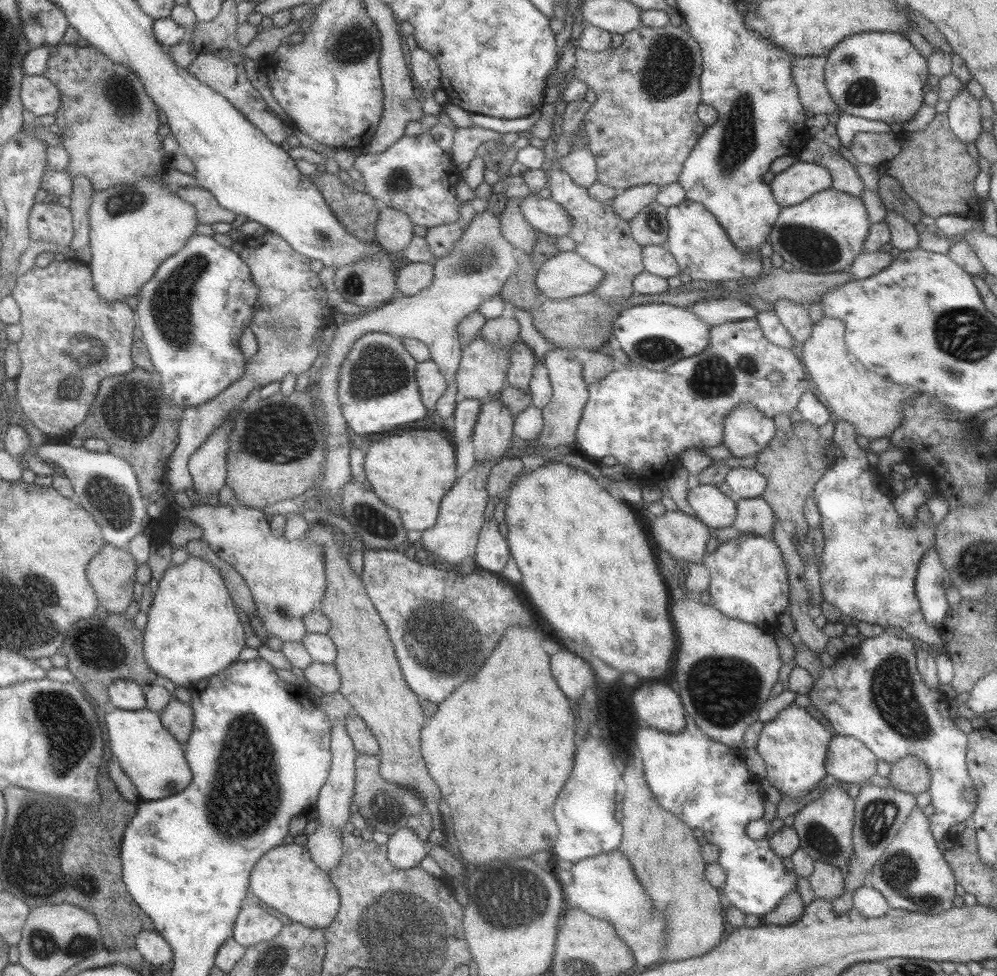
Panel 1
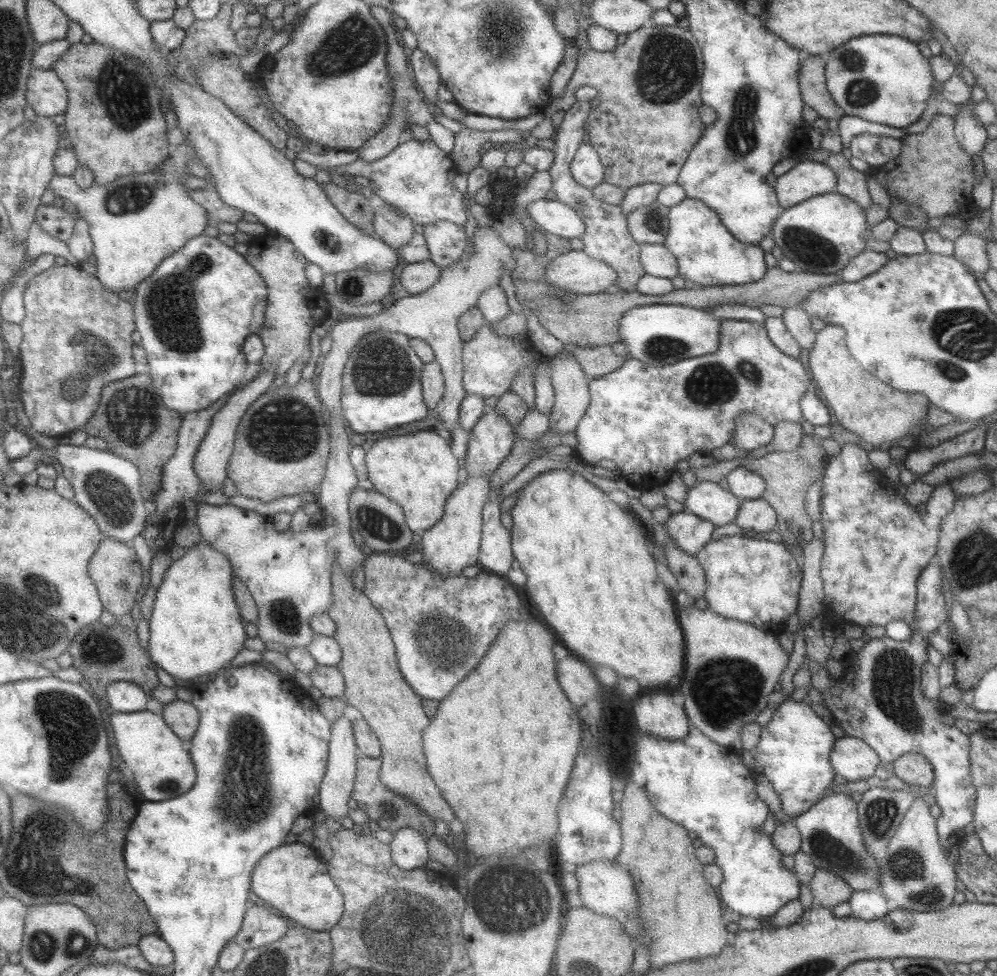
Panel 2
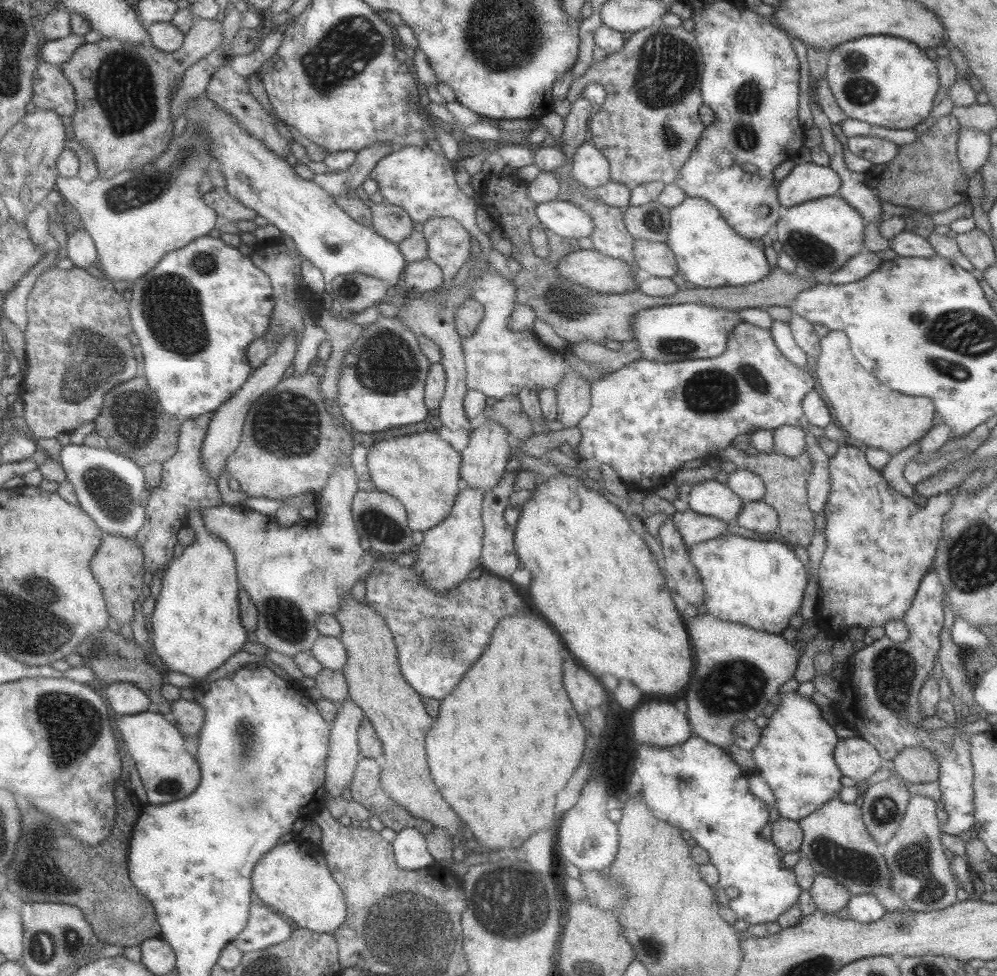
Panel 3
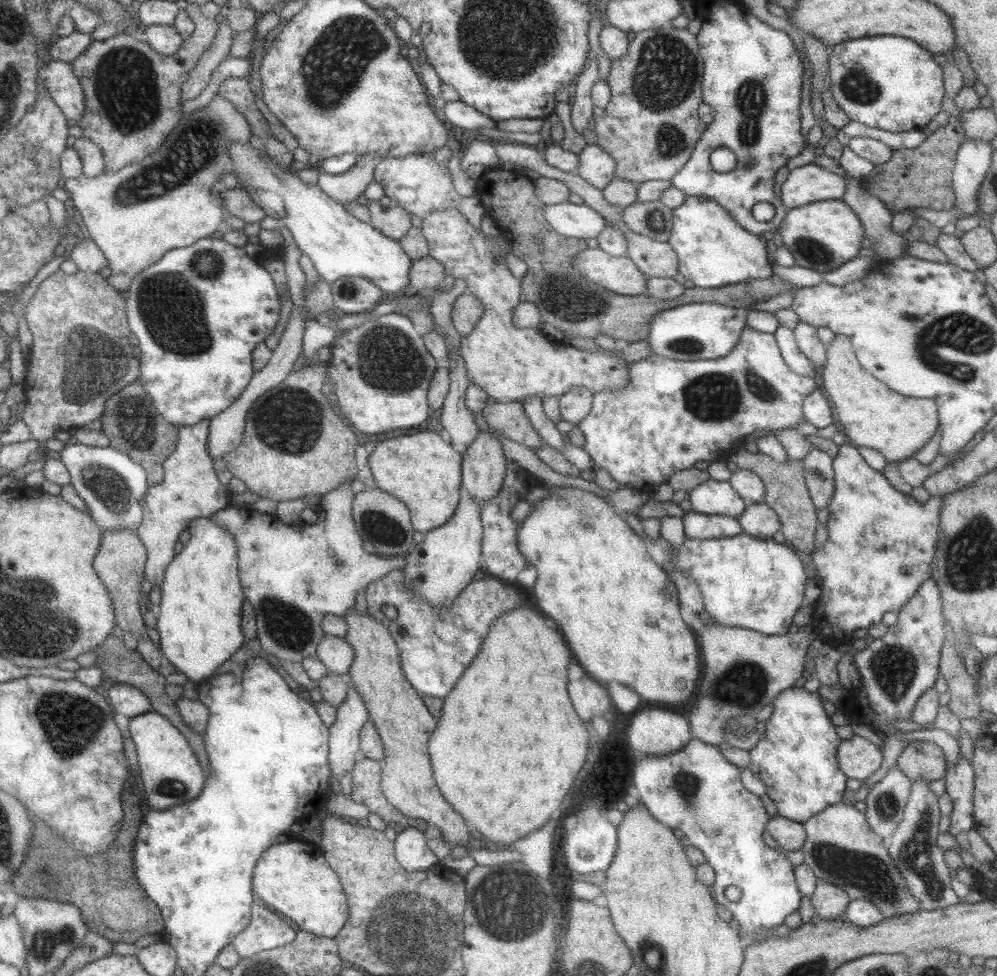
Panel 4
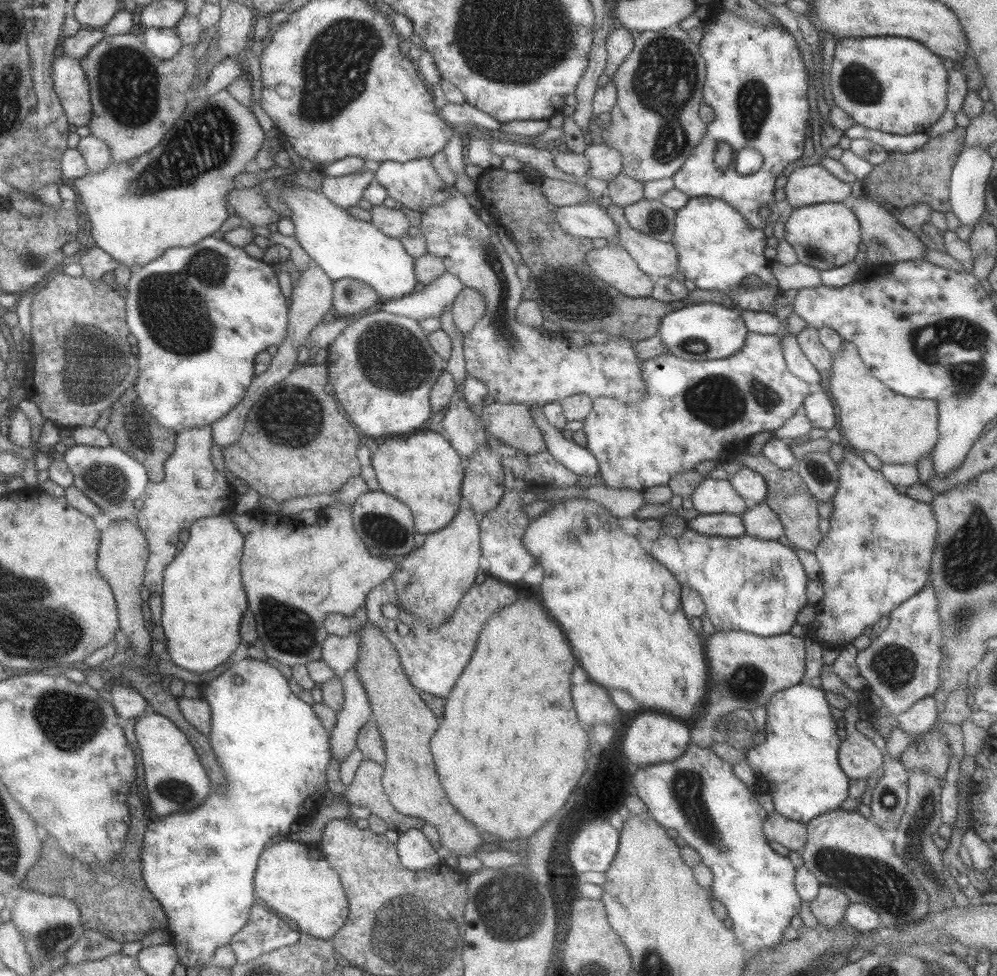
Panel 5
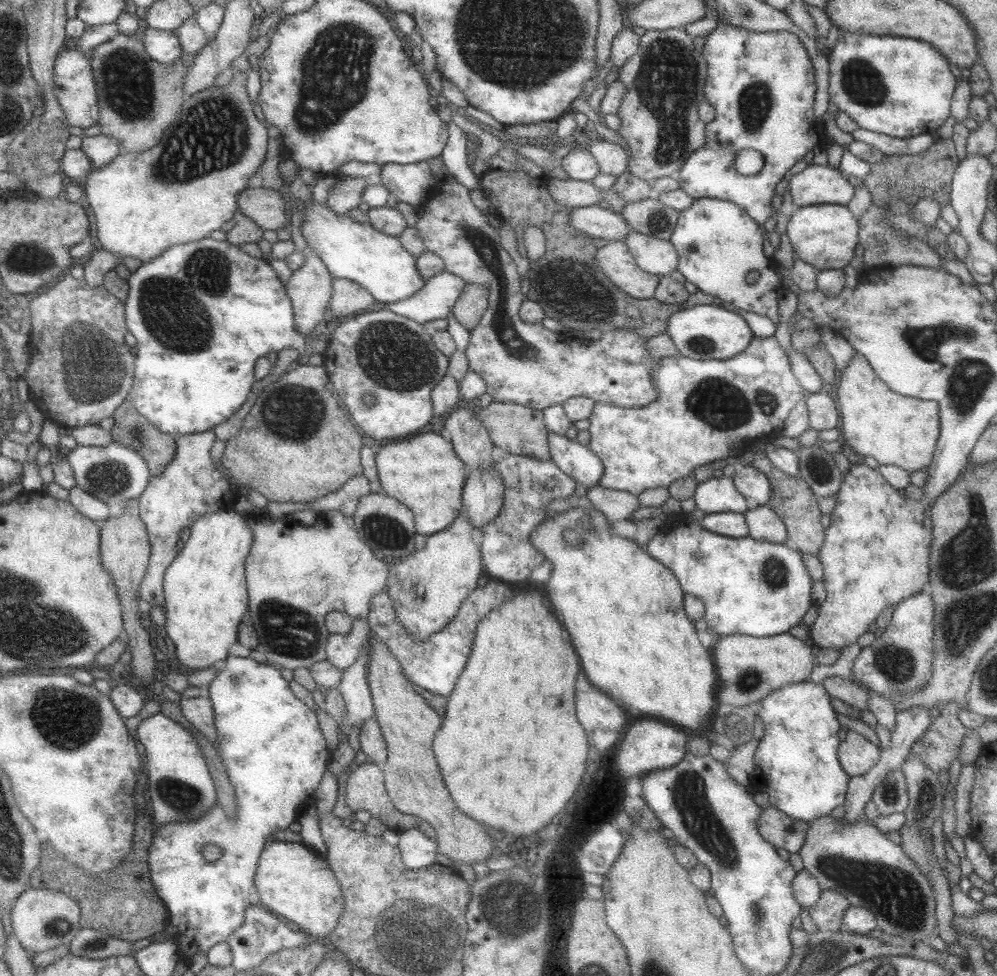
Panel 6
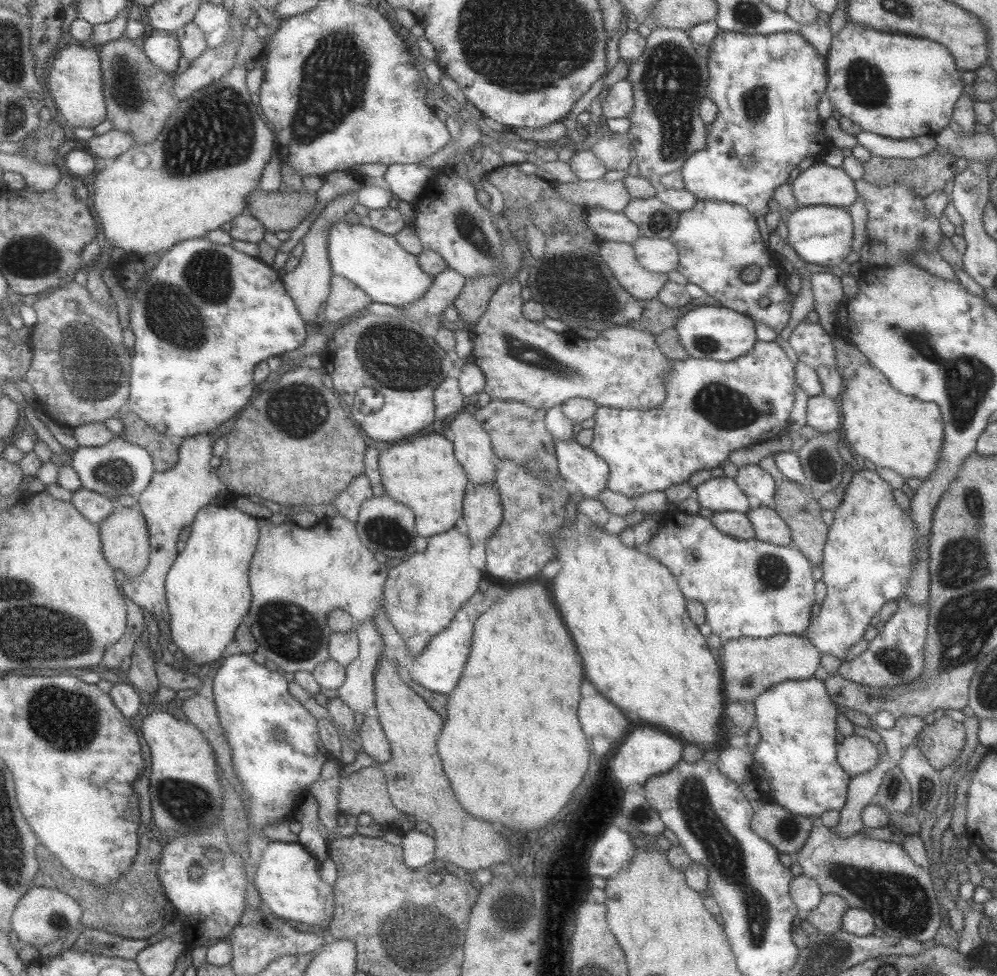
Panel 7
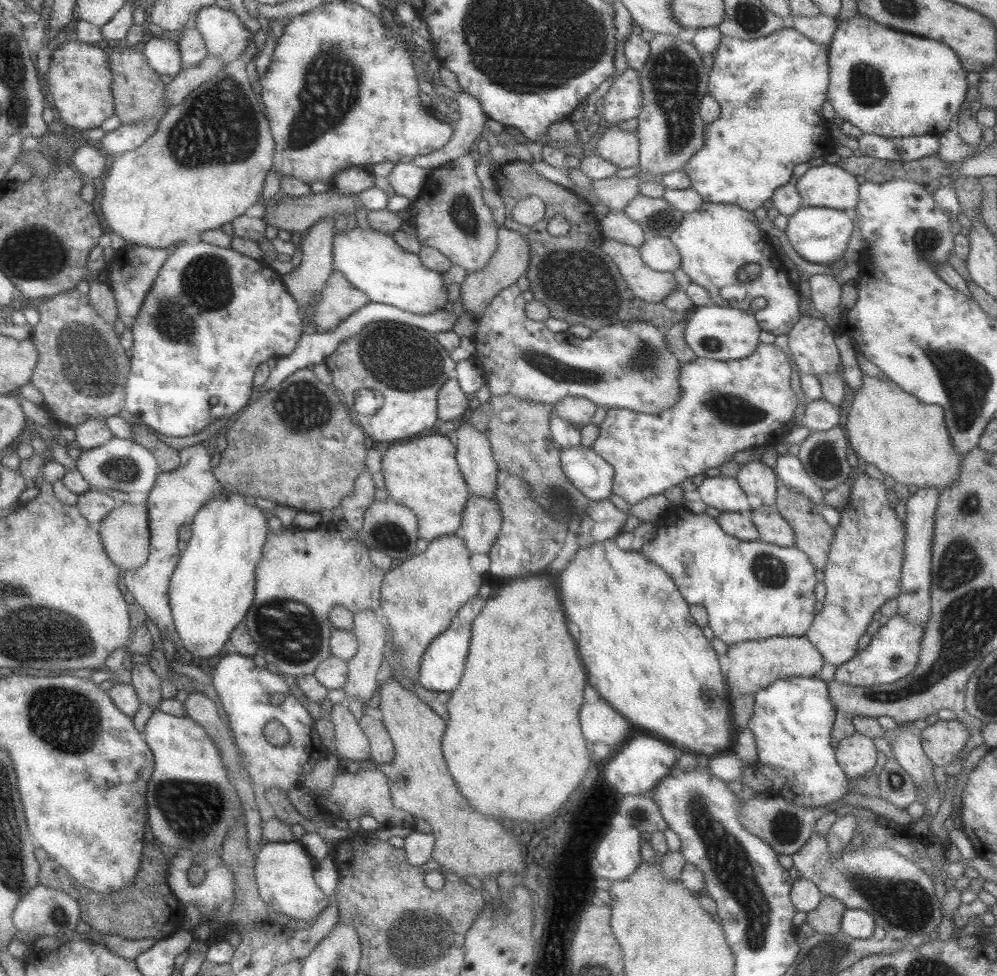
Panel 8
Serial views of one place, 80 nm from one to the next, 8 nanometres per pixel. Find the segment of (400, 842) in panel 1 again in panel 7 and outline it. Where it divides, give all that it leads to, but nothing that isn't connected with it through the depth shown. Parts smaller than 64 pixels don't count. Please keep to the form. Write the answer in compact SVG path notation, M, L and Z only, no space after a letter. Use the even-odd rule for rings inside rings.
M414 828L401 834L406 866L420 868L435 860L436 839Z

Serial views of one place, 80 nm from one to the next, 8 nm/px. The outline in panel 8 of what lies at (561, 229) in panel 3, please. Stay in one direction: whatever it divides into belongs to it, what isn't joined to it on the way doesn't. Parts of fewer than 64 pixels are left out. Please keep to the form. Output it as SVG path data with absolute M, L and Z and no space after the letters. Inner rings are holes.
M609 211L599 220L599 229L606 239L622 241L638 248L648 238L640 224L632 220L625 211Z

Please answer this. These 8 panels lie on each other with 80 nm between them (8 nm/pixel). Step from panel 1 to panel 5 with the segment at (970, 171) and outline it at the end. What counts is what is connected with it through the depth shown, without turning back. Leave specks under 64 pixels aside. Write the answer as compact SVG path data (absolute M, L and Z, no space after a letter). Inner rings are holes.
M958 124L948 132L930 138L924 146L909 153L889 152L889 157L864 180L867 196L897 215L904 207L923 202L938 212L951 210L950 176L961 150L965 147L965 128Z

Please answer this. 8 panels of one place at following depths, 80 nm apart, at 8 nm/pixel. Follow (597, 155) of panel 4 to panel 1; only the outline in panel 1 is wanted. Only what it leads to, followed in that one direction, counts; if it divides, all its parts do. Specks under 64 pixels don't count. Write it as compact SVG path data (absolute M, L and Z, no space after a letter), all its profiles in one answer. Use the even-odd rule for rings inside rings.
M587 146L570 151L557 162L559 168L568 173L570 179L580 187L588 189L594 182L598 182L596 159Z

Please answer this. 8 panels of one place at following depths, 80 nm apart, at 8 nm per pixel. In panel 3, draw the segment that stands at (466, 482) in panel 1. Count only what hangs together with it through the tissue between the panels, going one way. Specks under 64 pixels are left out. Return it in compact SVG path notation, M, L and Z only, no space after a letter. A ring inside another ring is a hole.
M466 487L457 494L450 515L424 533L424 540L414 552L412 567L430 590L448 594L450 588L462 584L462 580L468 579L467 574L481 565L484 538L481 512L485 493L484 489Z

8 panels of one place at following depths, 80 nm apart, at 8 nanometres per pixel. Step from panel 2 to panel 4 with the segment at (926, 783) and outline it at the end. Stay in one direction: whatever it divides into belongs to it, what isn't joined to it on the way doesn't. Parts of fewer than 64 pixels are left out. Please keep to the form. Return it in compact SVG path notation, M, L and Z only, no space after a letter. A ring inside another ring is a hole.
M913 741L897 757L897 767L912 782L944 778L948 763L942 749L930 741Z

